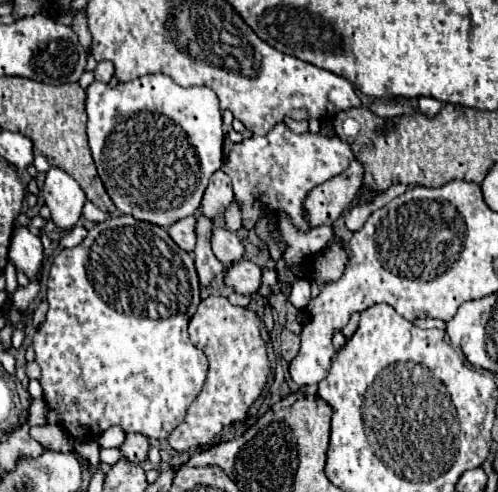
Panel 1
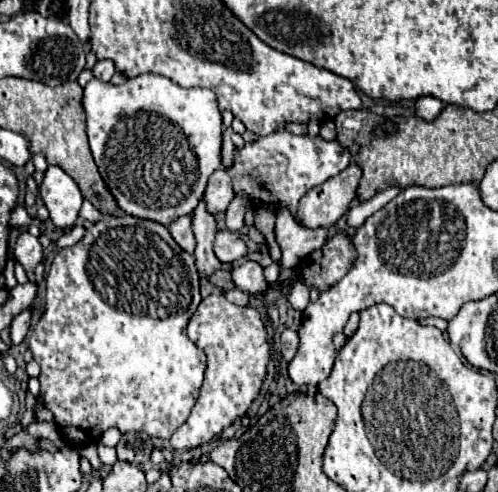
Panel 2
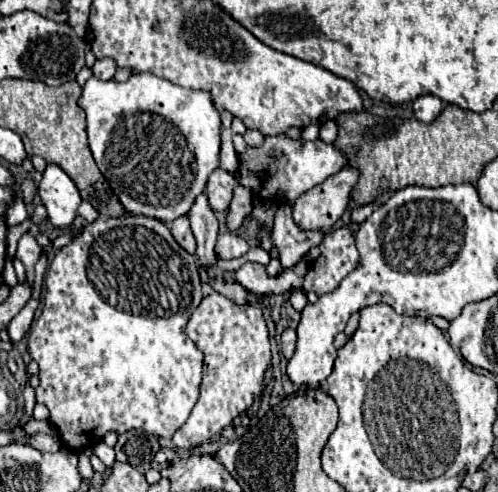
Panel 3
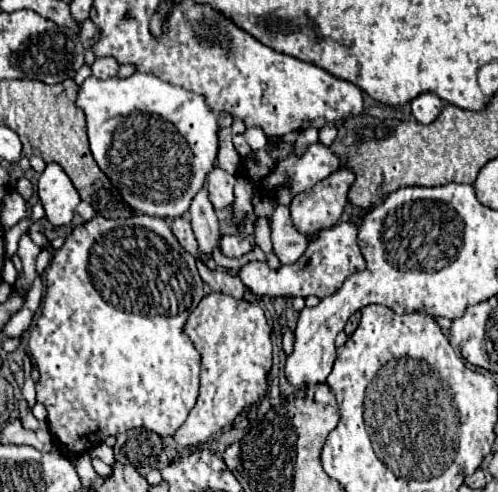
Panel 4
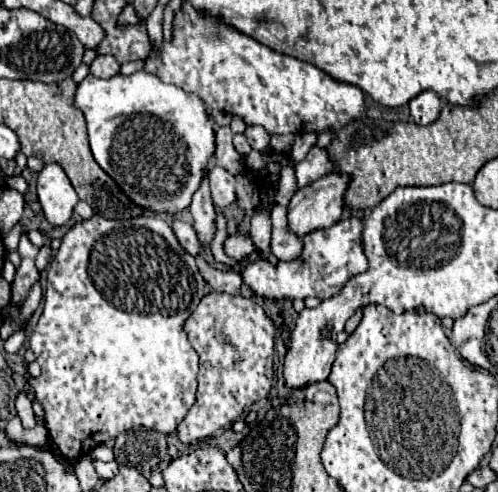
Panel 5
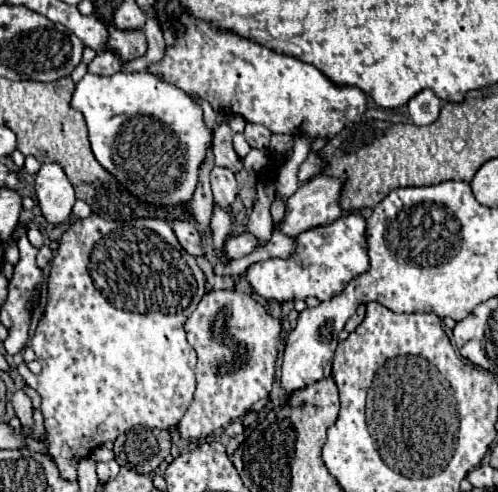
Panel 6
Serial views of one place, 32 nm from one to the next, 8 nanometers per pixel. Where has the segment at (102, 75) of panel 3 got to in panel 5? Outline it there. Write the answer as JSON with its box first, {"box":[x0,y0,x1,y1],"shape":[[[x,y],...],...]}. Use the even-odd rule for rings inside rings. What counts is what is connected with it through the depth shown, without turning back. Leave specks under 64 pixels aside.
{"box":[90,56,120,78],"shape":[[[96,56],[96,60],[90,66],[90,72],[98,78],[112,78],[120,70],[120,64],[114,56]]]}

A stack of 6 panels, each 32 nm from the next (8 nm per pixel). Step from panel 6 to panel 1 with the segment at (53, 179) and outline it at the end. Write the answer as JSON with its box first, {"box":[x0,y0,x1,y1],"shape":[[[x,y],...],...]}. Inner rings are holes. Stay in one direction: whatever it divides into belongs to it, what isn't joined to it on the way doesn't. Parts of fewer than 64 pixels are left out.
{"box":[44,168,86,230],"shape":[[[50,168],[44,184],[44,200],[58,228],[70,230],[82,216],[86,194],[80,184],[60,168]]]}

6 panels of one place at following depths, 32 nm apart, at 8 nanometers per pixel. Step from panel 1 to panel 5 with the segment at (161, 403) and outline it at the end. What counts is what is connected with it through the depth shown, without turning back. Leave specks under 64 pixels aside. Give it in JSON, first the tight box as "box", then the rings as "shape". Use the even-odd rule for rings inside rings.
{"box":[11,214,204,464],"shape":[[[94,214],[90,220],[82,220],[74,224],[68,234],[62,238],[62,246],[58,248],[56,256],[52,258],[48,266],[48,276],[46,276],[46,294],[44,294],[44,310],[38,320],[38,326],[34,328],[30,336],[30,350],[36,356],[36,362],[42,368],[40,378],[34,378],[25,368],[24,364],[12,364],[11,370],[22,374],[25,379],[32,382],[36,390],[36,398],[40,400],[46,418],[44,424],[50,434],[50,444],[52,452],[58,456],[64,456],[70,464],[76,464],[76,460],[84,454],[88,454],[92,448],[98,444],[104,444],[108,438],[116,438],[118,434],[134,428],[134,426],[144,426],[150,430],[156,430],[160,434],[174,434],[178,424],[186,418],[188,410],[196,402],[196,388],[198,388],[198,352],[192,348],[188,342],[188,336],[184,332],[184,322],[192,314],[192,310],[198,306],[198,302],[204,296],[204,280],[196,268],[194,256],[184,252],[184,248],[178,244],[170,224],[162,216],[136,216],[130,220],[106,220],[98,214]]]}

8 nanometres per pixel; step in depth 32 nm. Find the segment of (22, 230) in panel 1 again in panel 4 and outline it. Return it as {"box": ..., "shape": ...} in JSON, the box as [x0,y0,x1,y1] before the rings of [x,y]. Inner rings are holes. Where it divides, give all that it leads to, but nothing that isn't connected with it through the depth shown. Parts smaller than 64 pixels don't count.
{"box":[16,234,42,290],"shape":[[[24,234],[24,236],[20,238],[20,244],[18,244],[18,256],[20,256],[20,260],[22,260],[22,276],[18,278],[16,288],[24,288],[24,290],[30,288],[32,280],[36,278],[34,262],[36,262],[40,250],[42,250],[42,248],[36,246],[28,234]]]}

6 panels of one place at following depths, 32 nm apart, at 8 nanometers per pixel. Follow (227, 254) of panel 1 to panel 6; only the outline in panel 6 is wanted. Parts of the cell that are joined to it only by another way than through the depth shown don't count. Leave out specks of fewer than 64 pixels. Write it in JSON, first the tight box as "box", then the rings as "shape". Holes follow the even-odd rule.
{"box":[226,232,258,260],"shape":[[[248,232],[238,234],[238,236],[232,236],[226,240],[226,254],[228,254],[228,258],[238,260],[238,258],[250,254],[256,246],[258,244],[256,244],[256,238],[252,234],[248,234]]]}

